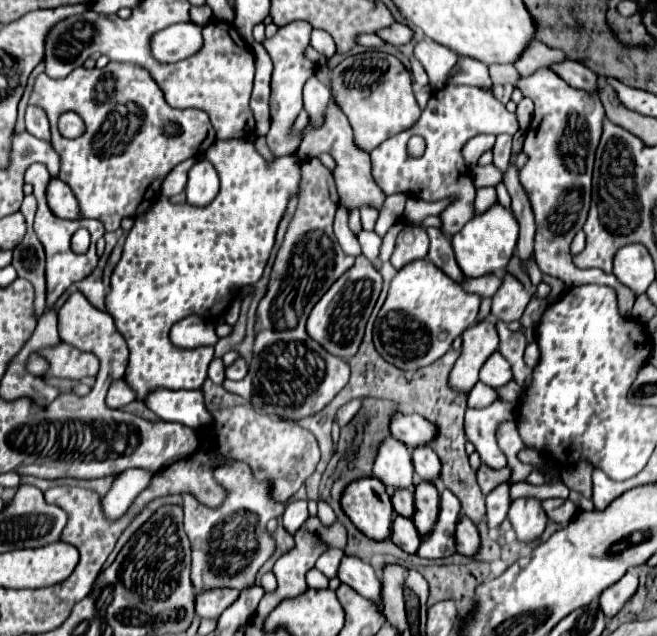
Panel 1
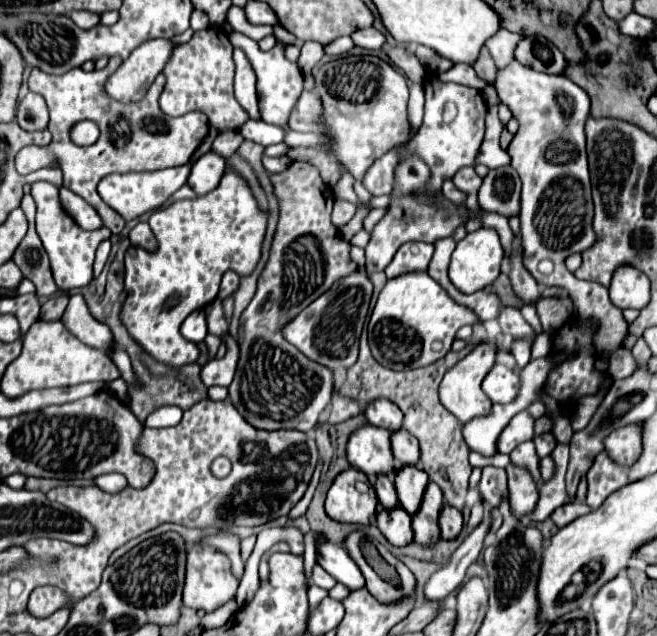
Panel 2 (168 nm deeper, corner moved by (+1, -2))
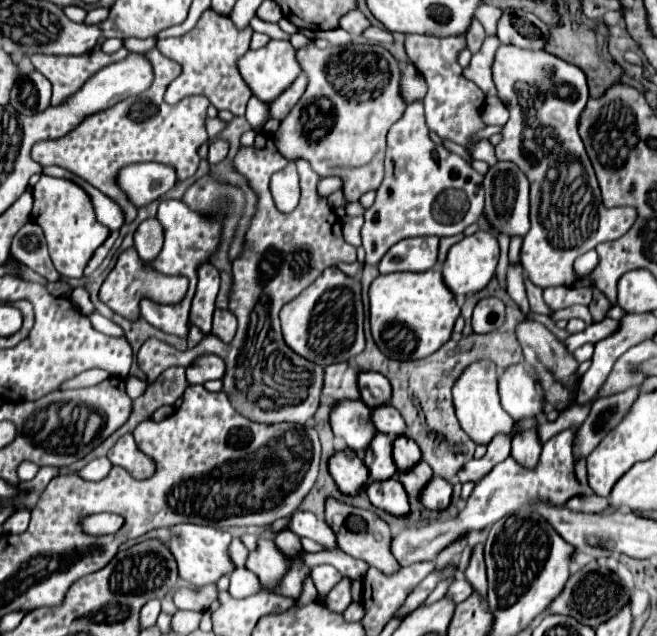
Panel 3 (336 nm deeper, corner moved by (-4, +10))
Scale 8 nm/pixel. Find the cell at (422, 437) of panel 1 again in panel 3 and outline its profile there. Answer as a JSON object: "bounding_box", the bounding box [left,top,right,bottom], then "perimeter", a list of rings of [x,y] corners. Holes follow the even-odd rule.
{"bounding_box":[358,372,392,408],"perimeter":[[[360,372],[358,376],[358,386],[360,394],[366,406],[378,408],[382,404],[388,404],[392,398],[392,386],[386,376],[378,372]]]}

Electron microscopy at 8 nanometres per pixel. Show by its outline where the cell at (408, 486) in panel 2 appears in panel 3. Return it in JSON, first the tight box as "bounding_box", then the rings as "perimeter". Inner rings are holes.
{"bounding_box":[392,436,422,472],"perimeter":[[[402,436],[402,438],[396,438],[396,442],[394,442],[392,458],[394,458],[398,472],[408,472],[422,460],[422,454],[420,454],[418,444],[414,444],[414,440]]]}

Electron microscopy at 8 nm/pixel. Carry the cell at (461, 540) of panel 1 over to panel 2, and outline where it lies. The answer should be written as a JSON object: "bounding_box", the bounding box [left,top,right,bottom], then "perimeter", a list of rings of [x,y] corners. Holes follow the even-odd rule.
{"bounding_box":[439,504,463,540],"perimeter":[[[443,504],[441,508],[441,516],[439,516],[439,530],[441,530],[441,538],[443,540],[453,540],[463,528],[463,516],[457,508]]]}

